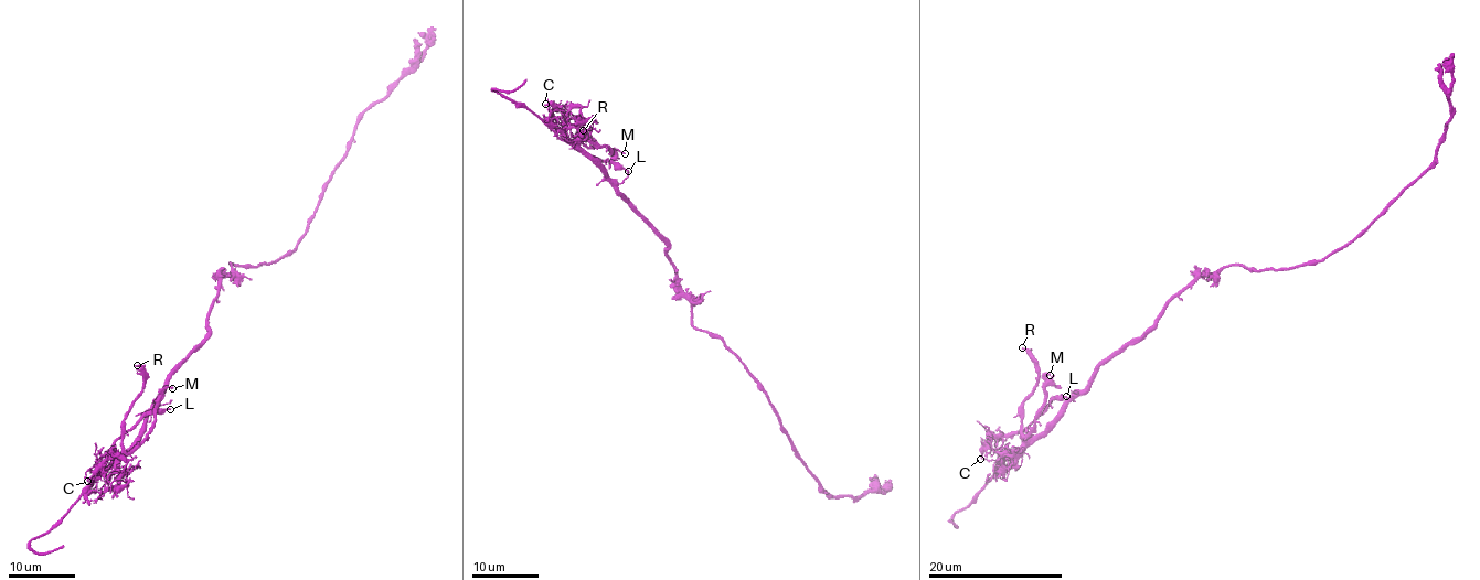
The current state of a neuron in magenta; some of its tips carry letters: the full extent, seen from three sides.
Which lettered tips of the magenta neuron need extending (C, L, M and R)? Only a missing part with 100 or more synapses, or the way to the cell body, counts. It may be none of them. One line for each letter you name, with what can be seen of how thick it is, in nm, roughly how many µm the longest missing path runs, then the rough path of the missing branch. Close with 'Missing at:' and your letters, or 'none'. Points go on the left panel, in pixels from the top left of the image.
Missing at: none

